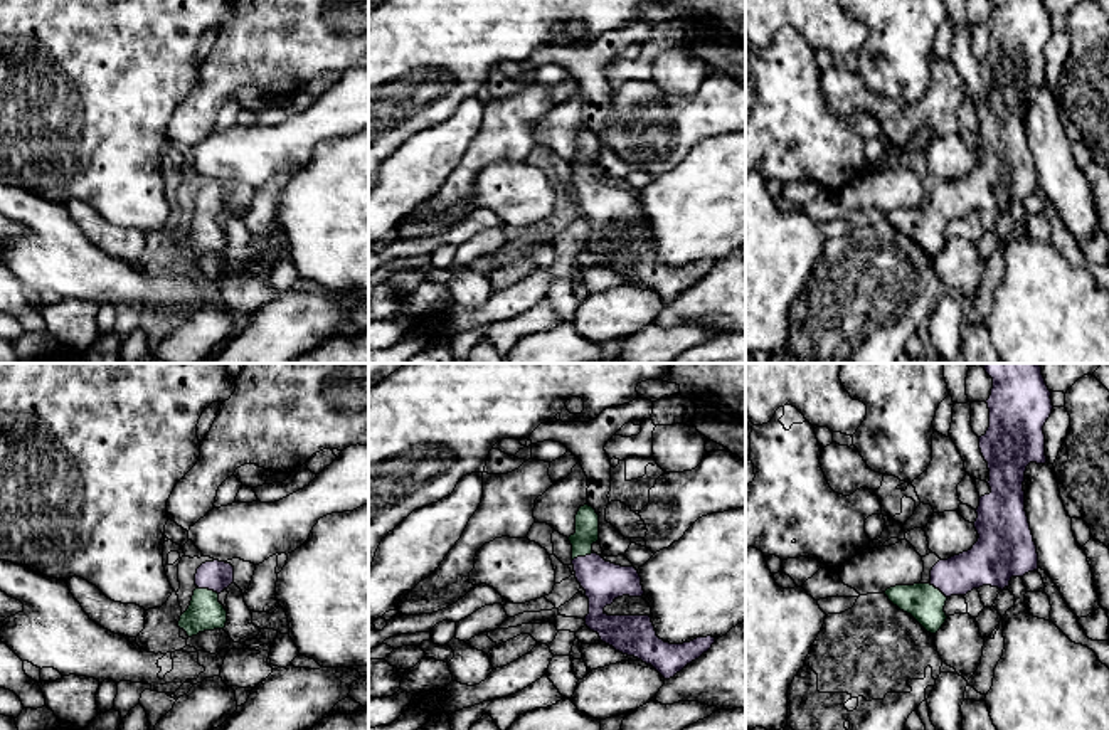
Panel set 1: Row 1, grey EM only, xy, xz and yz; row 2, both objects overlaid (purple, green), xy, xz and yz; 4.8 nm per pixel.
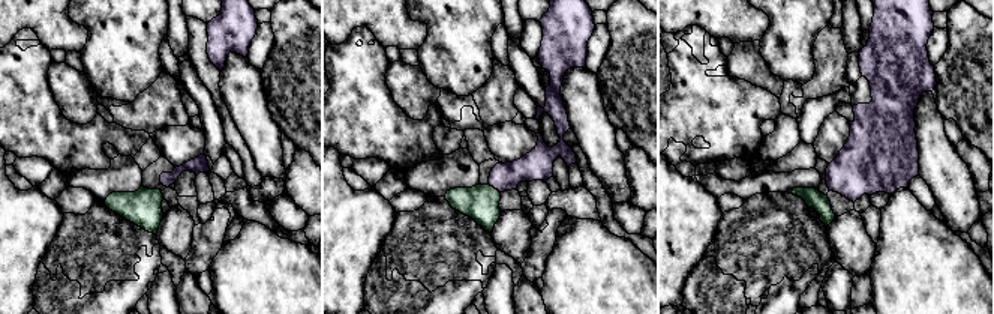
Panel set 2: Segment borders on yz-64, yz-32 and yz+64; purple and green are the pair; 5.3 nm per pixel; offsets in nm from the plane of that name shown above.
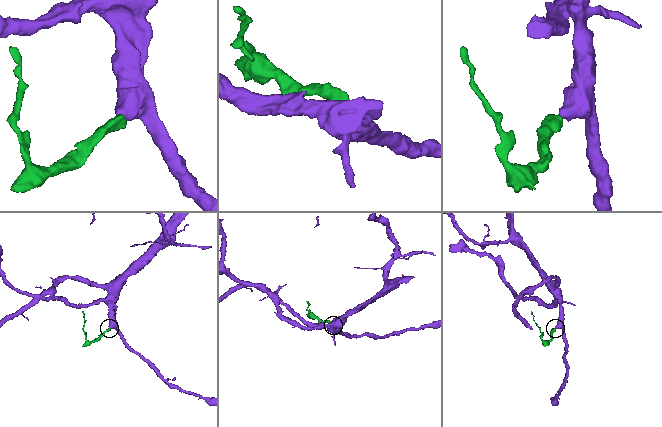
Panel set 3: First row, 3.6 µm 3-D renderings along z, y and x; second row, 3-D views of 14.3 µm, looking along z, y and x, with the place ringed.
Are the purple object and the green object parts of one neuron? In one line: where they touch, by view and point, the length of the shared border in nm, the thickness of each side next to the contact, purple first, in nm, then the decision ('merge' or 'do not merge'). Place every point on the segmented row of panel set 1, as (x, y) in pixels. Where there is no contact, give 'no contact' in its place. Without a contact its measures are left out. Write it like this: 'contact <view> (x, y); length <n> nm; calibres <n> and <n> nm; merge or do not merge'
contact xy (207, 587); length 110 nm; calibres 150 and 170 nm; merge

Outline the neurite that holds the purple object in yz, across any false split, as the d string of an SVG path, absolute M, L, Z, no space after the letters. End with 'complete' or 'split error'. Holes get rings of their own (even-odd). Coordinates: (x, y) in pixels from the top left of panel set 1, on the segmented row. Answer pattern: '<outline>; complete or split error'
M981 363L993 378L990 427L979 437L979 449L988 463L990 481L974 479L979 493L974 528L979 535L971 550L939 560L931 570L929 584L895 585L883 594L900 611L910 614L927 632L936 634L947 616L946 600L951 595L966 595L973 589L991 585L1005 589L1013 577L1038 570L1038 553L1025 511L1025 471L1030 463L1045 464L1043 426L1052 414L1052 392L1042 375L1040 363Z; split error

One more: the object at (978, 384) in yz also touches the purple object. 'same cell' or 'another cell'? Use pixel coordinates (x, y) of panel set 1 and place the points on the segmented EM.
another cell

